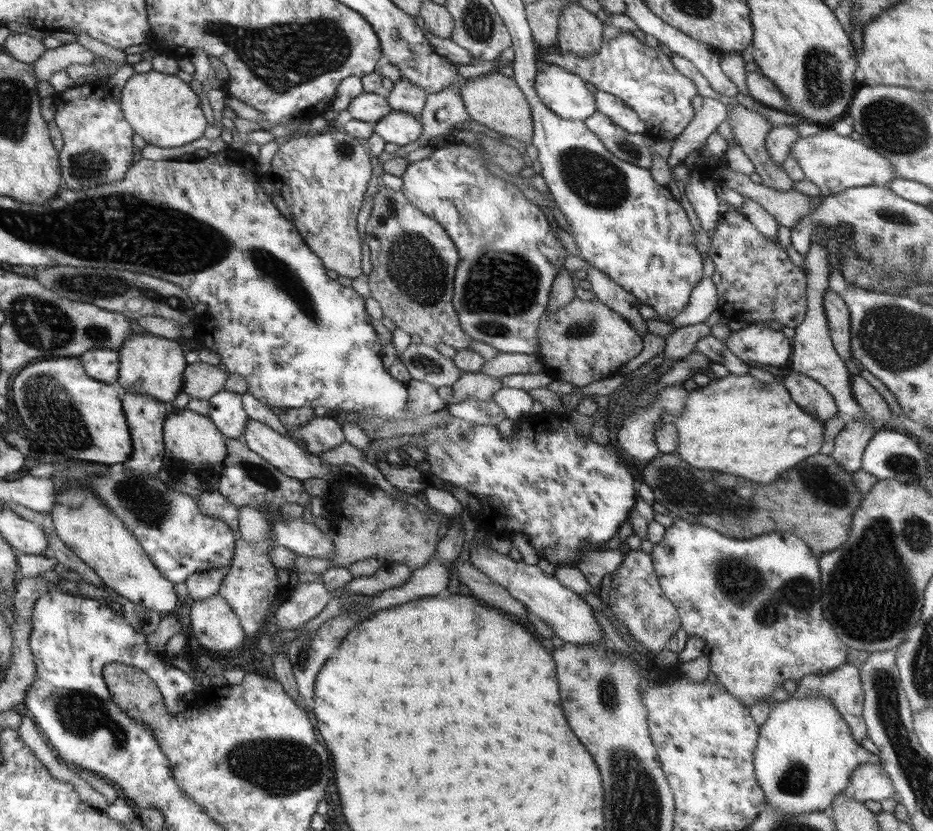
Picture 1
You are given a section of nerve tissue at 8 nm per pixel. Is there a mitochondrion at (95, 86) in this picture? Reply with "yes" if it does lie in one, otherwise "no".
no

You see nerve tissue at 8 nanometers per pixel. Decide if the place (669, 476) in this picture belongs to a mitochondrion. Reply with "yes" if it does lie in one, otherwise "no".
yes

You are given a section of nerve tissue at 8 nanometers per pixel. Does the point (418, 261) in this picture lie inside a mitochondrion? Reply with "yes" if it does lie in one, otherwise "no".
yes

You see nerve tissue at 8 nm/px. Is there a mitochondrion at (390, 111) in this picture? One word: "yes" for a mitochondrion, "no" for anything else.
no

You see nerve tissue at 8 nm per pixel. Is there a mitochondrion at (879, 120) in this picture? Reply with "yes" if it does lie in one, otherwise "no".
yes

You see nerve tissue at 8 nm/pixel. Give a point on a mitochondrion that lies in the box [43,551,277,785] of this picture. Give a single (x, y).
(82, 712)

